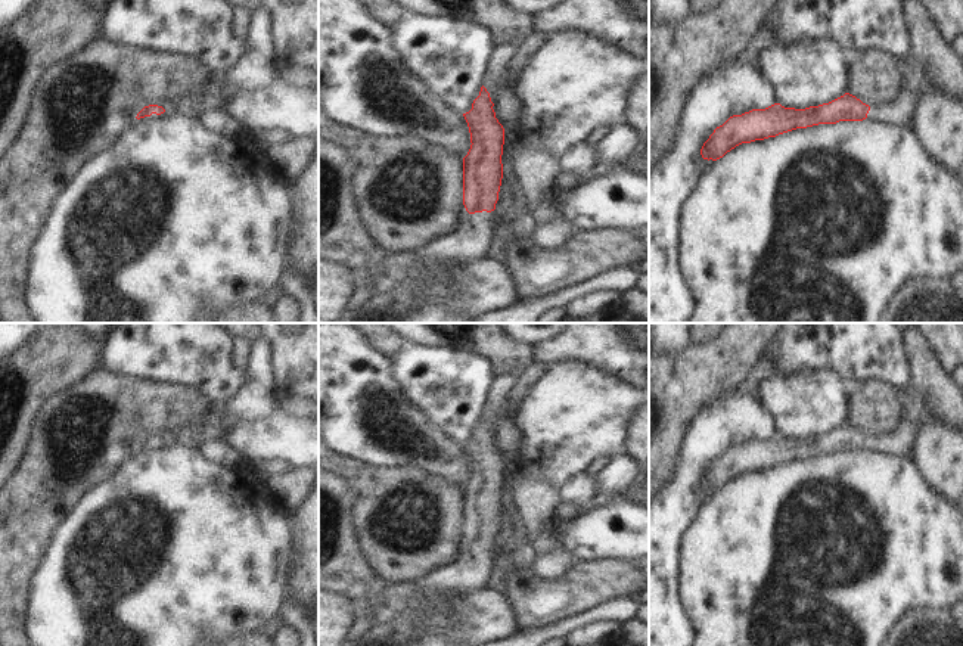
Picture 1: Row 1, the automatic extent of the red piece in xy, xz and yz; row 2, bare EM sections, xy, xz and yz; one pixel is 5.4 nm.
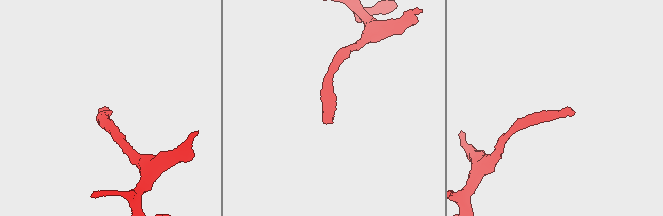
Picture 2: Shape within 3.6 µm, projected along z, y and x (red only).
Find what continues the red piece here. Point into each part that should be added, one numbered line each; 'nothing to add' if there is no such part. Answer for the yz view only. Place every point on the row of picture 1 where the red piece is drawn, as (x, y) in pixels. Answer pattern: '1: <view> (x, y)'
1: yz (932, 62)

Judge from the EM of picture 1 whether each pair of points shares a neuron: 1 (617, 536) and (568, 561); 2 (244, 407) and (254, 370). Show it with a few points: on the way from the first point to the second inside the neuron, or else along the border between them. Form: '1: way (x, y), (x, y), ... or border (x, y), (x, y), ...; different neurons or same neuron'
1: border (562, 546), (578, 561); different neurons
2: way (252, 398), (254, 379); same neuron

